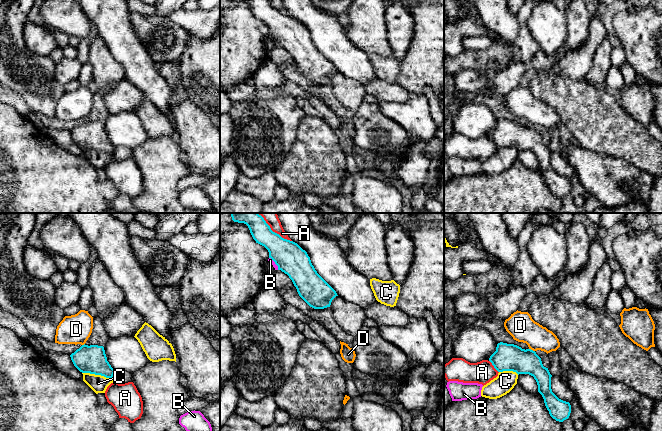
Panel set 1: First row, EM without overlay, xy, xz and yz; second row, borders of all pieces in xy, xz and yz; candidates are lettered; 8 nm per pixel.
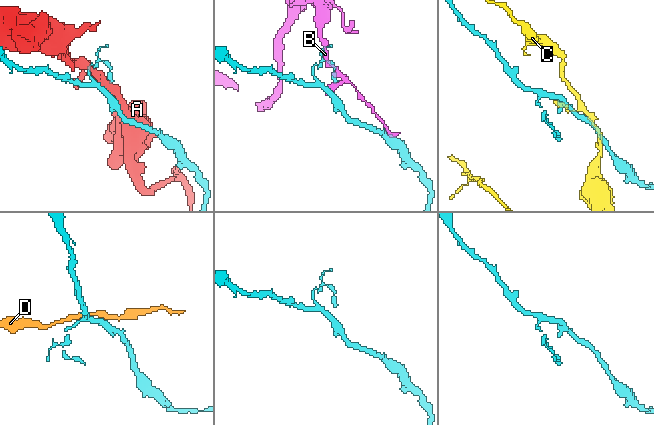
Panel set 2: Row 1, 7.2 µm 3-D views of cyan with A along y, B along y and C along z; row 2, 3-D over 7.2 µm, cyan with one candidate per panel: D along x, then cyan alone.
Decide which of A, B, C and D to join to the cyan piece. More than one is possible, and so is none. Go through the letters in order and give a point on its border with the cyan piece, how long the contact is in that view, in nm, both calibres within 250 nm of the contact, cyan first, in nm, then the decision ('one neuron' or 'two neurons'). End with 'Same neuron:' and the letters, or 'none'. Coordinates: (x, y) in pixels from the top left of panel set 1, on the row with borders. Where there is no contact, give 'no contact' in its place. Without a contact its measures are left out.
A: yz (493, 365) | 130 nm | 220/180 nm | two neurons
B: xz (275, 263) | 130 nm | 240/40 nm | two neurons
C: xy (97, 374) | 240 nm | 220/140 nm | two neurons
D: yz (532, 350) | 50 nm | 220/220 nm | two neurons
Same neuron: none

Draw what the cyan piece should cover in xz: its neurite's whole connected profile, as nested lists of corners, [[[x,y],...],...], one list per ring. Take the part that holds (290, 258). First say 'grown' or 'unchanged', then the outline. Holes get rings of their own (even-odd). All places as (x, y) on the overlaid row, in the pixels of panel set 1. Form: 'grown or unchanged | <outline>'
unchanged | [[[231,213],[232,220],[244,223],[248,226],[250,233],[256,243],[264,246],[271,258],[281,270],[289,276],[297,289],[299,296],[312,308],[324,309],[330,307],[332,300],[338,296],[336,291],[317,273],[311,263],[307,252],[297,243],[282,238],[273,232],[264,218],[258,213]]]

